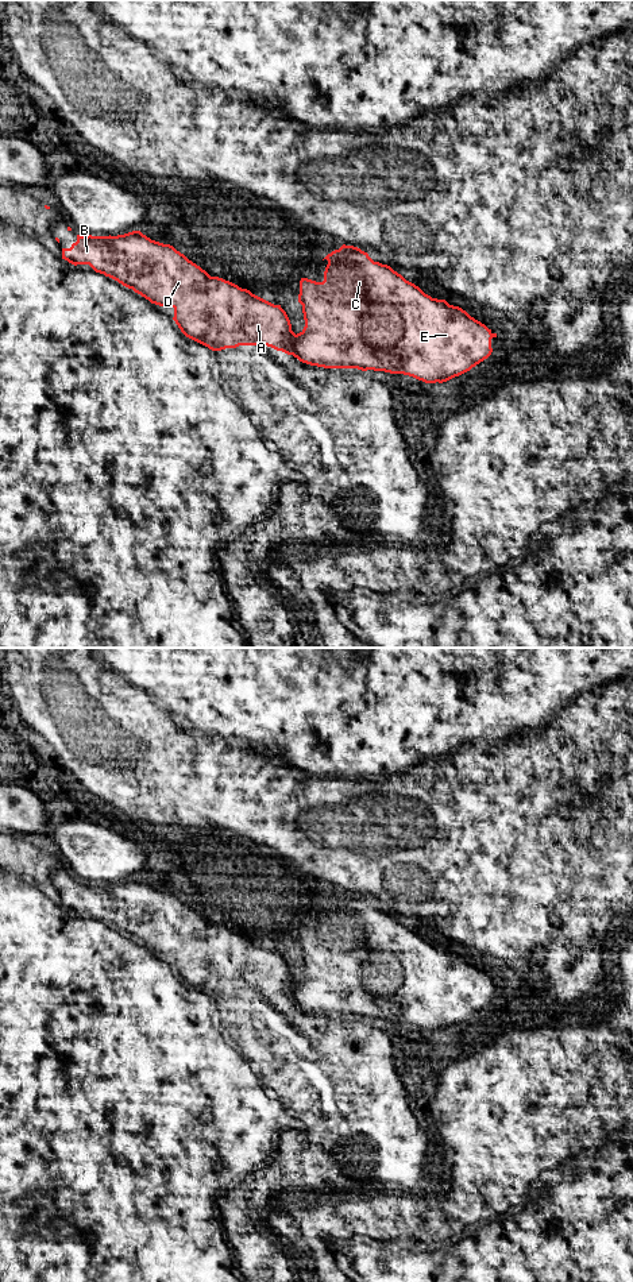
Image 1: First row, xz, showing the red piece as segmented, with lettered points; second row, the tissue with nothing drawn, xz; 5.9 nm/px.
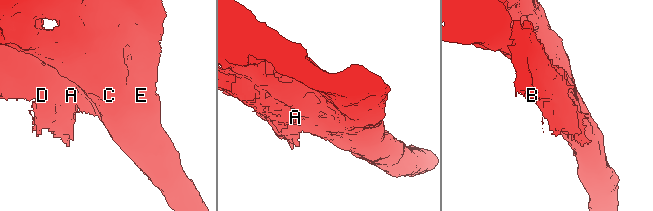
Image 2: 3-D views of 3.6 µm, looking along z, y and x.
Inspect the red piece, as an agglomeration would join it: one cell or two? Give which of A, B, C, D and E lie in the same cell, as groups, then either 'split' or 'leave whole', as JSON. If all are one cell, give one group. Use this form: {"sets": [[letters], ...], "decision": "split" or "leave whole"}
{"sets": [["A", "B", "C", "D", "E"]], "decision": "leave whole"}

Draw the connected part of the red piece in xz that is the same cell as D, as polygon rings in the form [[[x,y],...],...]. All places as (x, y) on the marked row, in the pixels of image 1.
[[[140,231],[117,236],[77,235],[70,248],[62,248],[62,259],[74,266],[89,264],[151,304],[171,306],[181,332],[212,351],[267,345],[310,366],[385,371],[443,383],[487,359],[493,352],[491,339],[497,337],[462,308],[432,298],[354,246],[343,244],[324,258],[328,264],[323,282],[301,278],[298,302],[305,327],[297,335],[281,305],[211,277],[173,246],[151,240]]]

